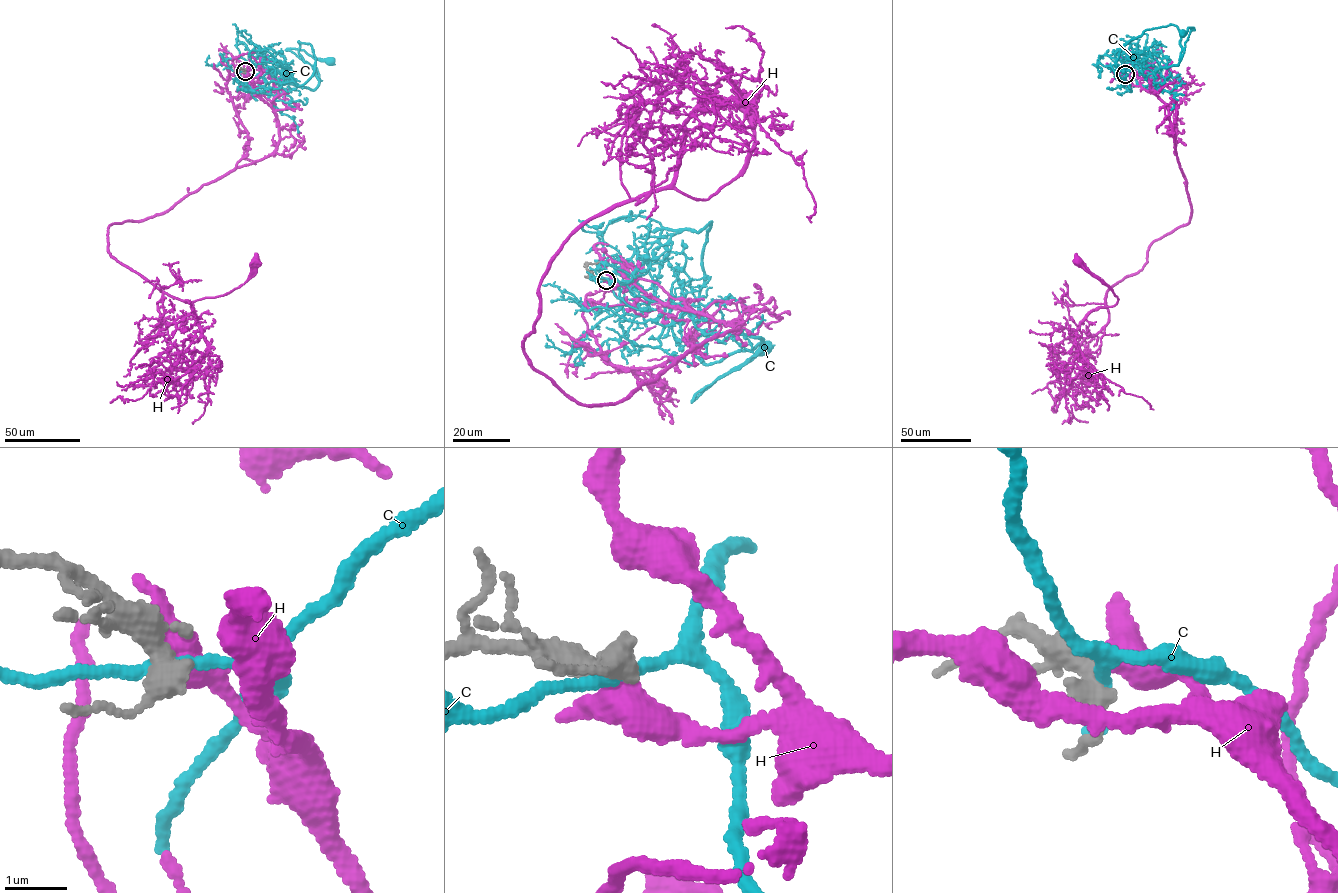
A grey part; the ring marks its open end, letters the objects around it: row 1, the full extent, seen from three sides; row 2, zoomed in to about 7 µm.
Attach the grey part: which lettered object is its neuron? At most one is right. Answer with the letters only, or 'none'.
none

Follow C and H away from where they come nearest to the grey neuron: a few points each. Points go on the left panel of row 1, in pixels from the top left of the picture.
C: (245, 71), (270, 58), (279, 65), (269, 74), (277, 83), (314, 89), (317, 68), (286, 49), (331, 60)
H: (245, 71), (277, 122), (275, 150), (158, 214), (110, 224), (107, 247), (187, 302), (238, 288), (254, 261)

